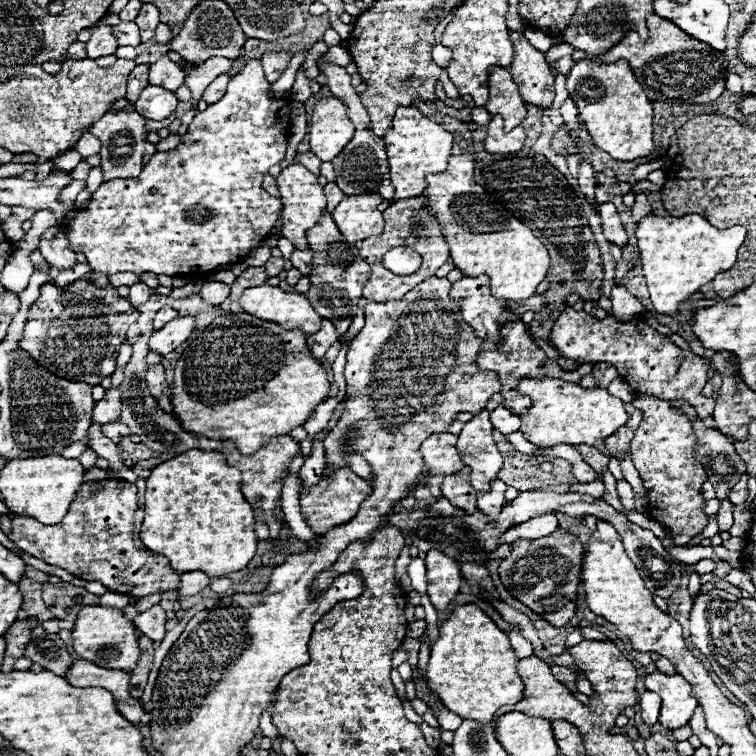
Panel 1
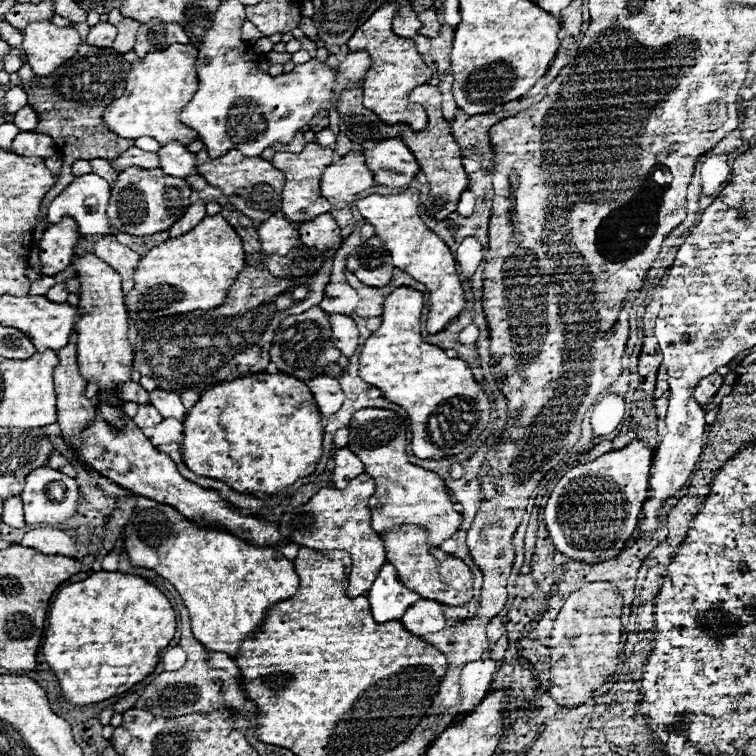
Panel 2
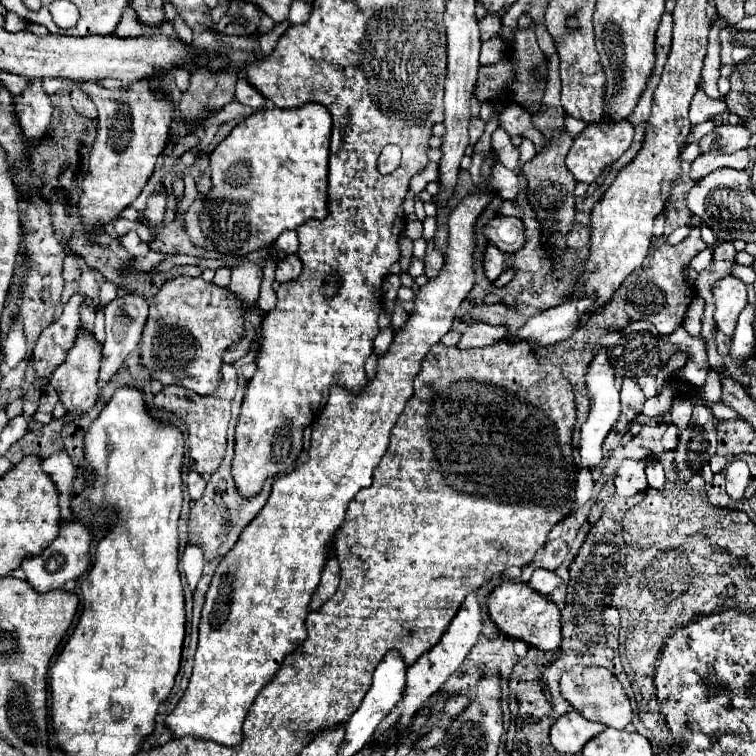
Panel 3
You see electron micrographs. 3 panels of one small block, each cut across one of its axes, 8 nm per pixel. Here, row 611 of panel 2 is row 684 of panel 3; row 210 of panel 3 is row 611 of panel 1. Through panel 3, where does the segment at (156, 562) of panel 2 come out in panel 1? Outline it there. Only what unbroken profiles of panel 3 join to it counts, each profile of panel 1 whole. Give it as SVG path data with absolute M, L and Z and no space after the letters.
M464 604L440 626L438 638L432 644L426 682L448 710L464 720L488 724L500 706L522 700L524 686L514 670L516 662L508 634L502 632L478 606Z

